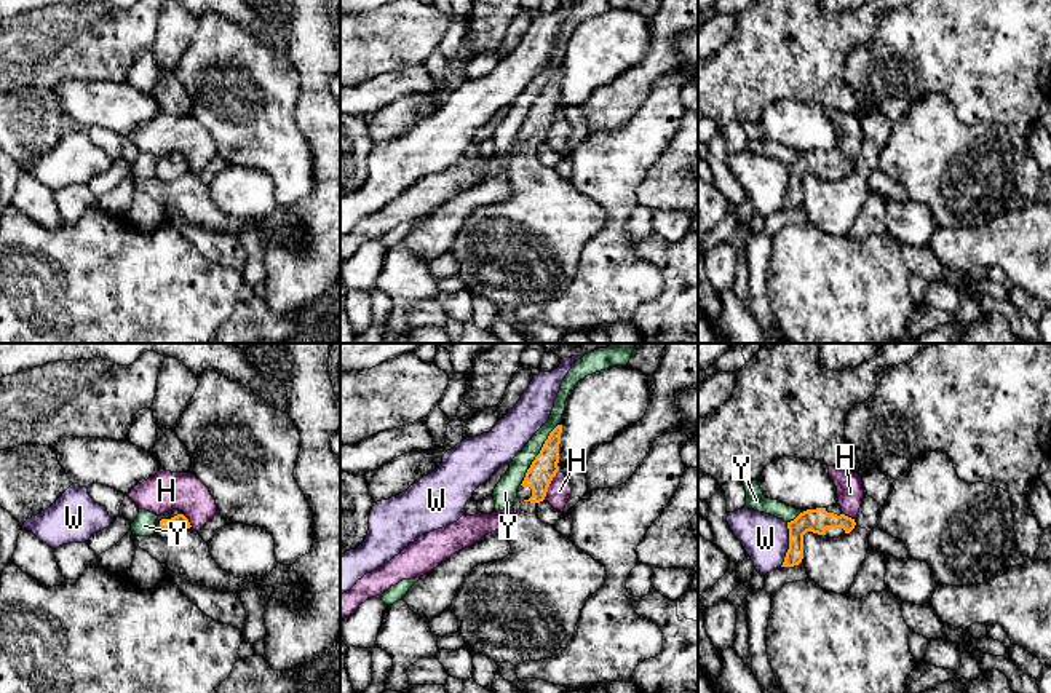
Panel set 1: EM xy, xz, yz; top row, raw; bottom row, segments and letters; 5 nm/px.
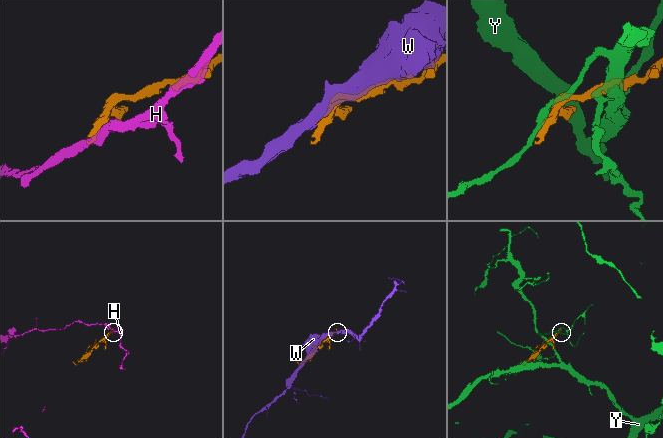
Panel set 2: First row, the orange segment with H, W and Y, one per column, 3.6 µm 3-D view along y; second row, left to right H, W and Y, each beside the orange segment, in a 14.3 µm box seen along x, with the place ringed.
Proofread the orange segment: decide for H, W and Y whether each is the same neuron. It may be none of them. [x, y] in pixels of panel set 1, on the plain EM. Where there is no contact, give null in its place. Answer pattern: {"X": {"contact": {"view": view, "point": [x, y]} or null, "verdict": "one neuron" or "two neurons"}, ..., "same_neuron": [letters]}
{"H": {"contact": {"view": "xz", "point": [550, 125]}, "verdict": "two neurons"}, "W": {"contact": {"view": "yz", "point": [789, 187]}, "verdict": "two neurons"}, "Y": {"contact": {"view": "xz", "point": [539, 96]}, "verdict": "two neurons"}, "same_neuron": []}

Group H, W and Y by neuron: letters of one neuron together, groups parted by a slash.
H / W / Y

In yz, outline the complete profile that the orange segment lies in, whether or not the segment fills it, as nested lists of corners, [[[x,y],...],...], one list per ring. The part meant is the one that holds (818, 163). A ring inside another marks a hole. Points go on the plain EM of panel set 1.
[[[839,147],[807,152],[787,164],[789,192],[781,209],[799,208],[803,201],[803,177],[813,174],[829,180],[839,180],[855,171],[855,161],[845,158]]]

